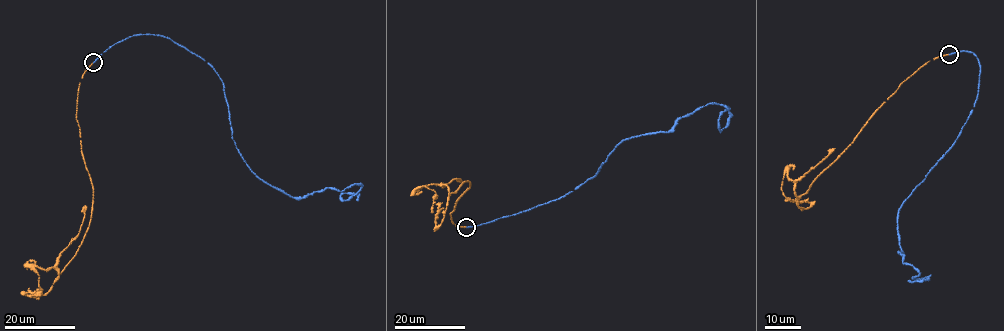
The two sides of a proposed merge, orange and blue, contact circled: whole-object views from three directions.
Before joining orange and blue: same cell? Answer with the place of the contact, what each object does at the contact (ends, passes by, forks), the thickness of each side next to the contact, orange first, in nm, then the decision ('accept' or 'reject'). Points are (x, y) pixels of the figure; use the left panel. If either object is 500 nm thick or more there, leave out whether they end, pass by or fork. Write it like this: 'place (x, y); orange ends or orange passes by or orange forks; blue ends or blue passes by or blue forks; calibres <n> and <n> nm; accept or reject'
place (93, 62); orange ends; blue ends; calibres 150 and 170 nm; accept

